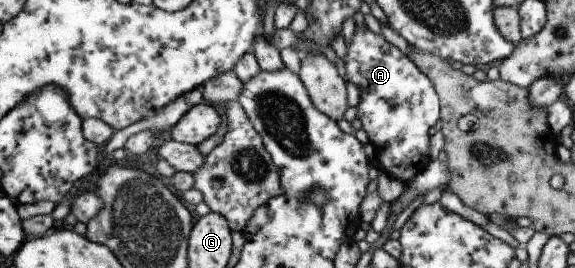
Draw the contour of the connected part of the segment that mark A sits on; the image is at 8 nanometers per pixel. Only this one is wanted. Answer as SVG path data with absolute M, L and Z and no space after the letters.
M366 26L355 29L351 44L347 46L345 56L346 82L359 88L360 102L357 105L357 118L365 130L368 142L378 155L379 168L389 176L405 182L423 172L432 160L429 156L429 130L440 118L440 102L433 83L425 73L399 48L385 40L383 35L371 32Z

